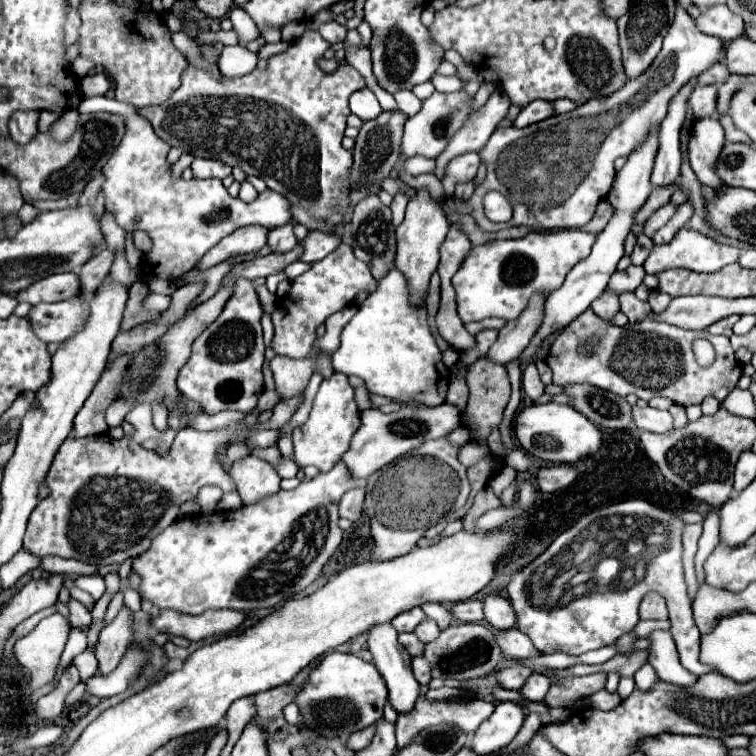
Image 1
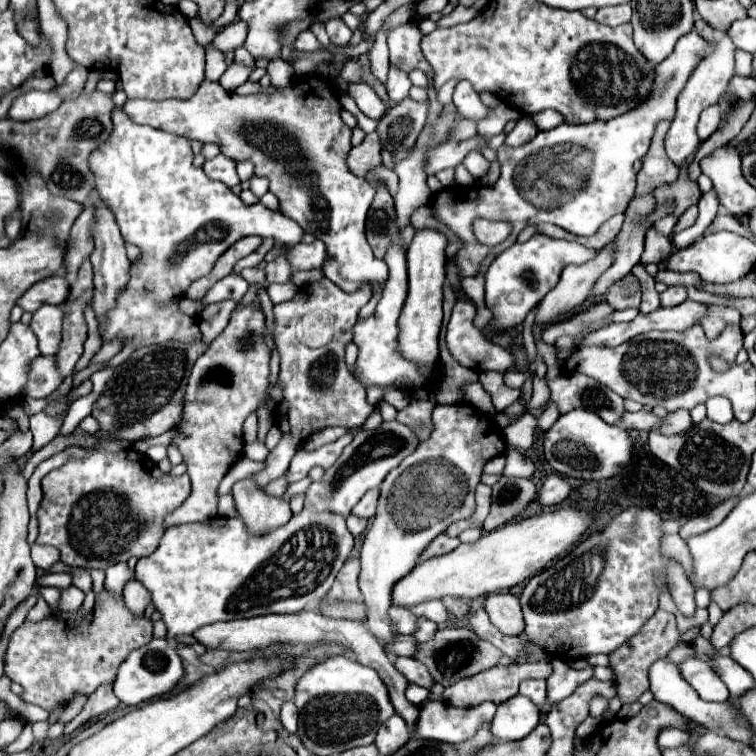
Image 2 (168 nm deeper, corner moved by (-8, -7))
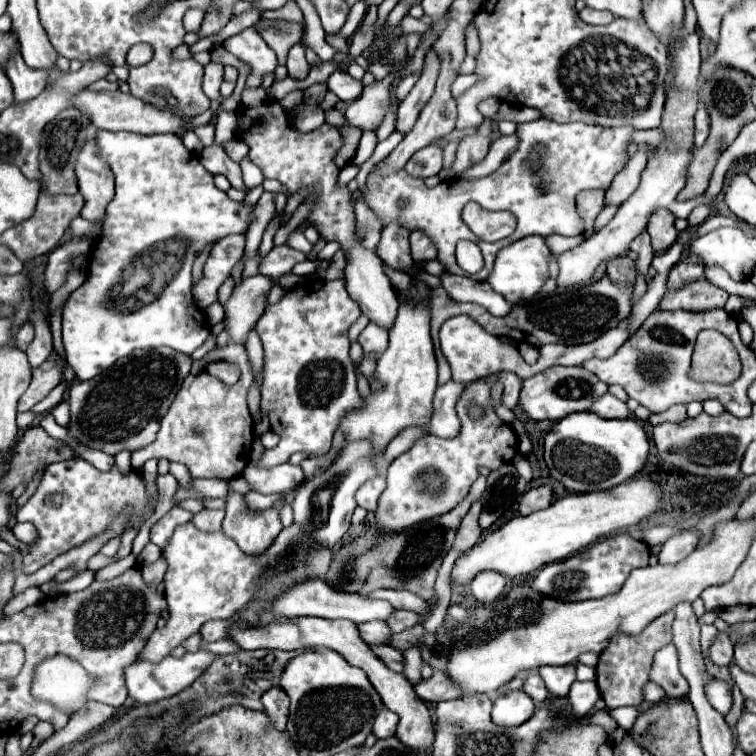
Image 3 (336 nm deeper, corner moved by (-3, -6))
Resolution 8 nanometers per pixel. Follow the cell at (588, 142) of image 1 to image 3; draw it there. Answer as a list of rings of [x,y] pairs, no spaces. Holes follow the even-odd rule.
[[[546,118],[518,124],[516,136],[518,136],[518,148],[516,152],[490,176],[486,178],[470,178],[470,180],[444,180],[436,188],[428,188],[424,180],[412,178],[406,174],[406,170],[392,172],[388,176],[380,174],[374,166],[368,174],[368,188],[366,188],[366,204],[374,214],[382,220],[382,226],[388,226],[390,222],[400,224],[408,232],[420,230],[424,232],[438,250],[438,262],[444,266],[450,274],[462,274],[470,276],[474,280],[486,280],[492,272],[496,252],[524,236],[538,234],[538,236],[550,236],[550,234],[562,234],[562,236],[578,236],[584,232],[584,222],[578,216],[576,210],[576,194],[582,190],[600,188],[606,190],[616,172],[620,172],[626,162],[626,146],[632,142],[634,128],[600,128],[590,126],[582,122],[572,124],[556,124],[548,122]],[[542,142],[546,144],[544,154],[544,166],[536,172],[530,172],[524,168],[524,160],[530,154],[530,148]],[[464,202],[478,202],[480,206],[488,210],[512,210],[516,216],[516,230],[500,240],[500,242],[487,243],[476,237],[460,218],[460,210],[464,208]],[[458,240],[470,240],[480,246],[484,256],[484,268],[478,274],[466,274],[456,264],[456,242]]]

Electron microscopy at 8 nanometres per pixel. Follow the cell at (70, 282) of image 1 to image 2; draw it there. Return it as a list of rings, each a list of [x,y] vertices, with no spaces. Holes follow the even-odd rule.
[[[49,277],[41,283],[35,283],[17,305],[25,311],[35,313],[41,305],[63,305],[69,297],[69,281],[65,277]]]

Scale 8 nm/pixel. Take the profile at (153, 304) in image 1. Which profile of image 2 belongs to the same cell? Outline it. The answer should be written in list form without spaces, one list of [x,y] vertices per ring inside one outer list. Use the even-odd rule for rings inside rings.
[[[227,275],[223,277],[221,281],[217,281],[209,291],[207,295],[201,299],[201,305],[207,307],[211,303],[219,303],[223,299],[235,299],[235,301],[241,301],[241,297],[247,293],[249,289],[249,283],[241,277],[241,275]]]

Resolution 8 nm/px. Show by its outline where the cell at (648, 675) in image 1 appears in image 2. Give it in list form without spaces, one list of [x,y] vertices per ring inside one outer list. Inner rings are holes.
[[[659,659],[651,665],[649,669],[649,683],[651,683],[651,693],[657,701],[661,703],[667,703],[671,705],[673,709],[677,709],[681,715],[689,717],[689,719],[695,719],[697,723],[705,725],[707,729],[715,729],[715,731],[721,731],[725,737],[729,739],[735,739],[735,741],[743,741],[743,743],[749,743],[749,739],[753,739],[753,731],[749,731],[749,725],[745,723],[745,719],[741,719],[737,707],[733,707],[731,703],[707,703],[703,701],[695,691],[693,687],[689,687],[683,679],[681,679],[681,673],[679,673],[679,667],[665,661],[665,659]]]

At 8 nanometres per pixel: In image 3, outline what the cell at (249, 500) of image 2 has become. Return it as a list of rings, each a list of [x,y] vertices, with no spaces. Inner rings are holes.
[[[242,494],[226,496],[226,518],[222,532],[232,538],[244,554],[262,554],[280,534],[282,524],[276,510],[252,512],[246,508]]]

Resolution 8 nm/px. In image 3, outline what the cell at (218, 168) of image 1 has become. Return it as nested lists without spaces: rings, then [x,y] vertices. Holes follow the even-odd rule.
[[[212,144],[208,148],[202,150],[200,154],[200,162],[204,164],[204,168],[210,172],[210,174],[224,174],[232,188],[238,188],[238,190],[248,190],[242,182],[242,172],[240,172],[240,164],[234,162],[222,146],[218,144]]]

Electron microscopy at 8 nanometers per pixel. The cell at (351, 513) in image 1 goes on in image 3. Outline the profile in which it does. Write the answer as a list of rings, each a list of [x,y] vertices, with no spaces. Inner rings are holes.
[[[376,476],[376,478],[368,480],[356,494],[358,506],[366,508],[368,512],[374,512],[376,506],[378,506],[378,498],[384,492],[384,488],[386,488],[386,478],[384,476]]]

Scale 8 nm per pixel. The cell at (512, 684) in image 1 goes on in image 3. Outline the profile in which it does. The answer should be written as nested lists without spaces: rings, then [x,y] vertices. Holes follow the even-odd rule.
[[[530,674],[530,676],[526,678],[526,682],[524,682],[524,692],[526,692],[536,704],[540,704],[540,702],[544,702],[544,700],[548,698],[548,688],[546,688],[544,680],[542,680],[538,674]]]

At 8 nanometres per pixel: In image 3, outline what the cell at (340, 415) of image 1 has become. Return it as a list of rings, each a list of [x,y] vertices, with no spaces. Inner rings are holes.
[[[286,462],[274,468],[246,466],[244,478],[250,484],[250,488],[260,494],[278,494],[298,486],[305,479],[305,475],[300,466]]]

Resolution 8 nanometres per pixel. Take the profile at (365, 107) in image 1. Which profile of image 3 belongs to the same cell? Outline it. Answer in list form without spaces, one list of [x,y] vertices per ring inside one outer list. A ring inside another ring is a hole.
[[[336,70],[330,74],[328,78],[328,88],[344,102],[354,102],[360,98],[364,86],[360,80],[354,80],[348,72],[342,72],[342,70]]]

